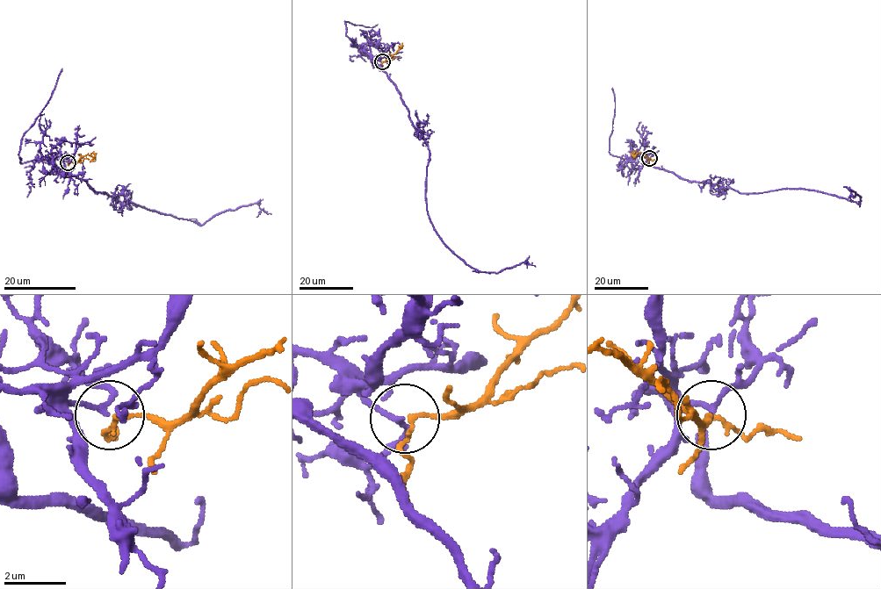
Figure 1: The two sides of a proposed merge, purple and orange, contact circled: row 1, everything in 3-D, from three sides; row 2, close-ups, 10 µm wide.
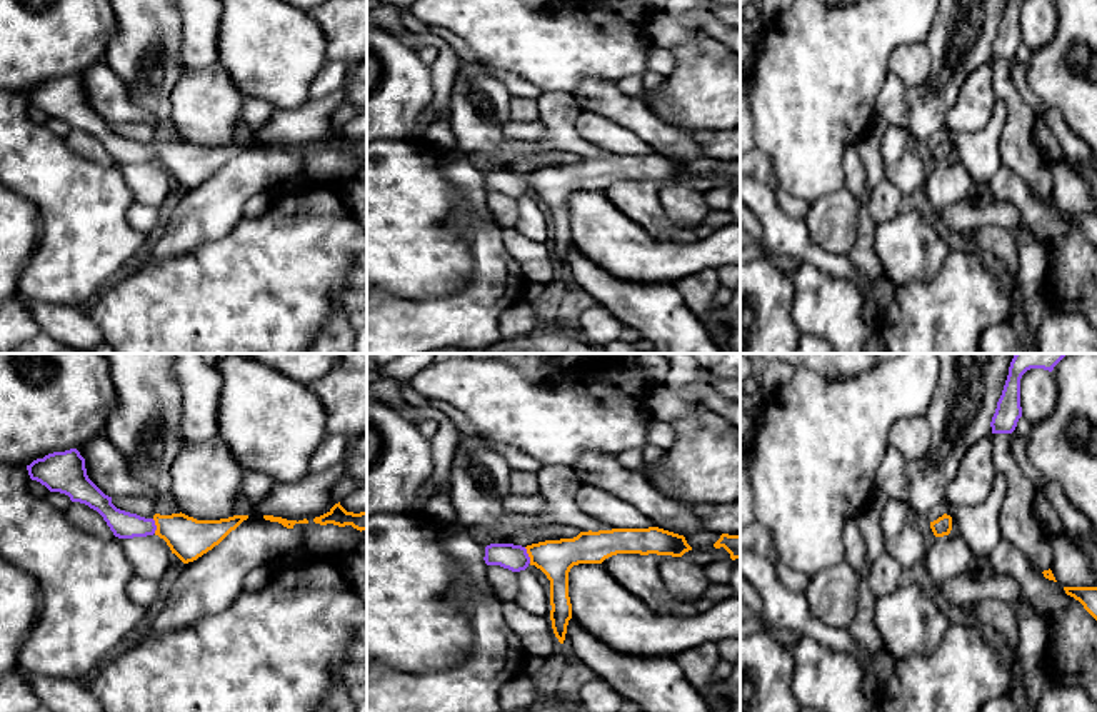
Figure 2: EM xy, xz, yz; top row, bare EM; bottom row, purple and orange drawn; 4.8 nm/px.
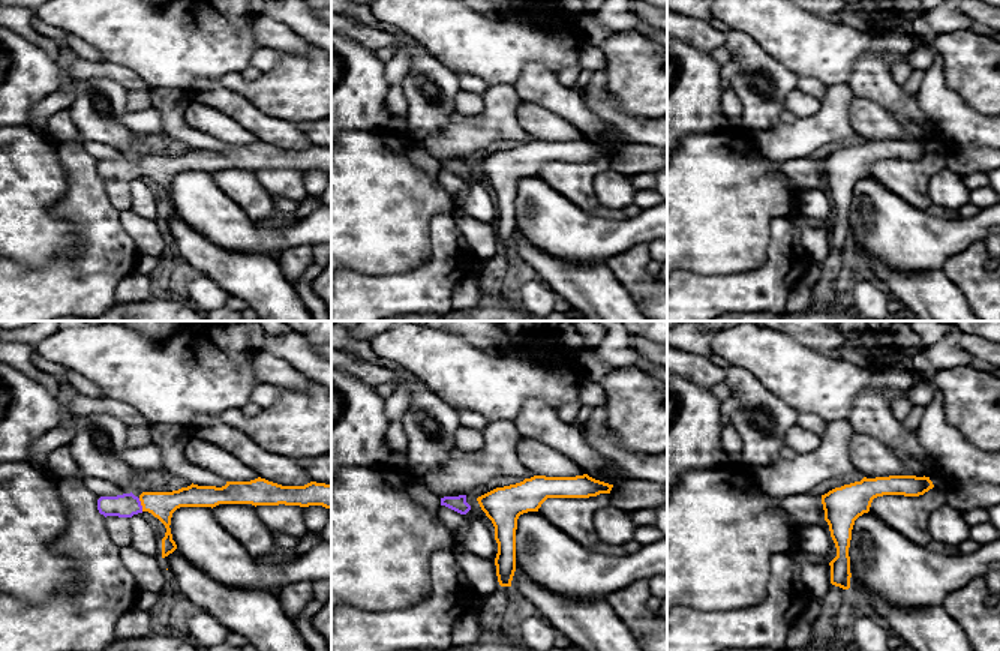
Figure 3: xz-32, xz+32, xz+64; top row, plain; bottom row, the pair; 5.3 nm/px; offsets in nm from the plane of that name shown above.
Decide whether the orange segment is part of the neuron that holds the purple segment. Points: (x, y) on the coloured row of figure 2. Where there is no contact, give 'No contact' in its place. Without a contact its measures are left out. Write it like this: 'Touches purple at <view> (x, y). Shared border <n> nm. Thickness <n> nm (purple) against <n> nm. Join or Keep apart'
Touches purple at xz (527, 556). Shared border 90 nm. Thickness 130 nm (purple) against 180 nm. Join

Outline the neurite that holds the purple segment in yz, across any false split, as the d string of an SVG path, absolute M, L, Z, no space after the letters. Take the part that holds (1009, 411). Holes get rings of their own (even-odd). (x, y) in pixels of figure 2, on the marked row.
M1015 353L1009 375L997 402L995 414L992 417L990 427L992 434L1012 434L1022 417L1020 407L1020 379L1030 369L1044 369L1052 372L1054 367L1067 353Z

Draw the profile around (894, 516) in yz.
M889 499L882 510L880 525L885 534L897 534L909 519L909 507L902 500Z

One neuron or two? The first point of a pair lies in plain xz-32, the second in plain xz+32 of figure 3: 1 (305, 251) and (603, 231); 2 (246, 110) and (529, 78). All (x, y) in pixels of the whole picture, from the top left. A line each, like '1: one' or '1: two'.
1: two
2: one

